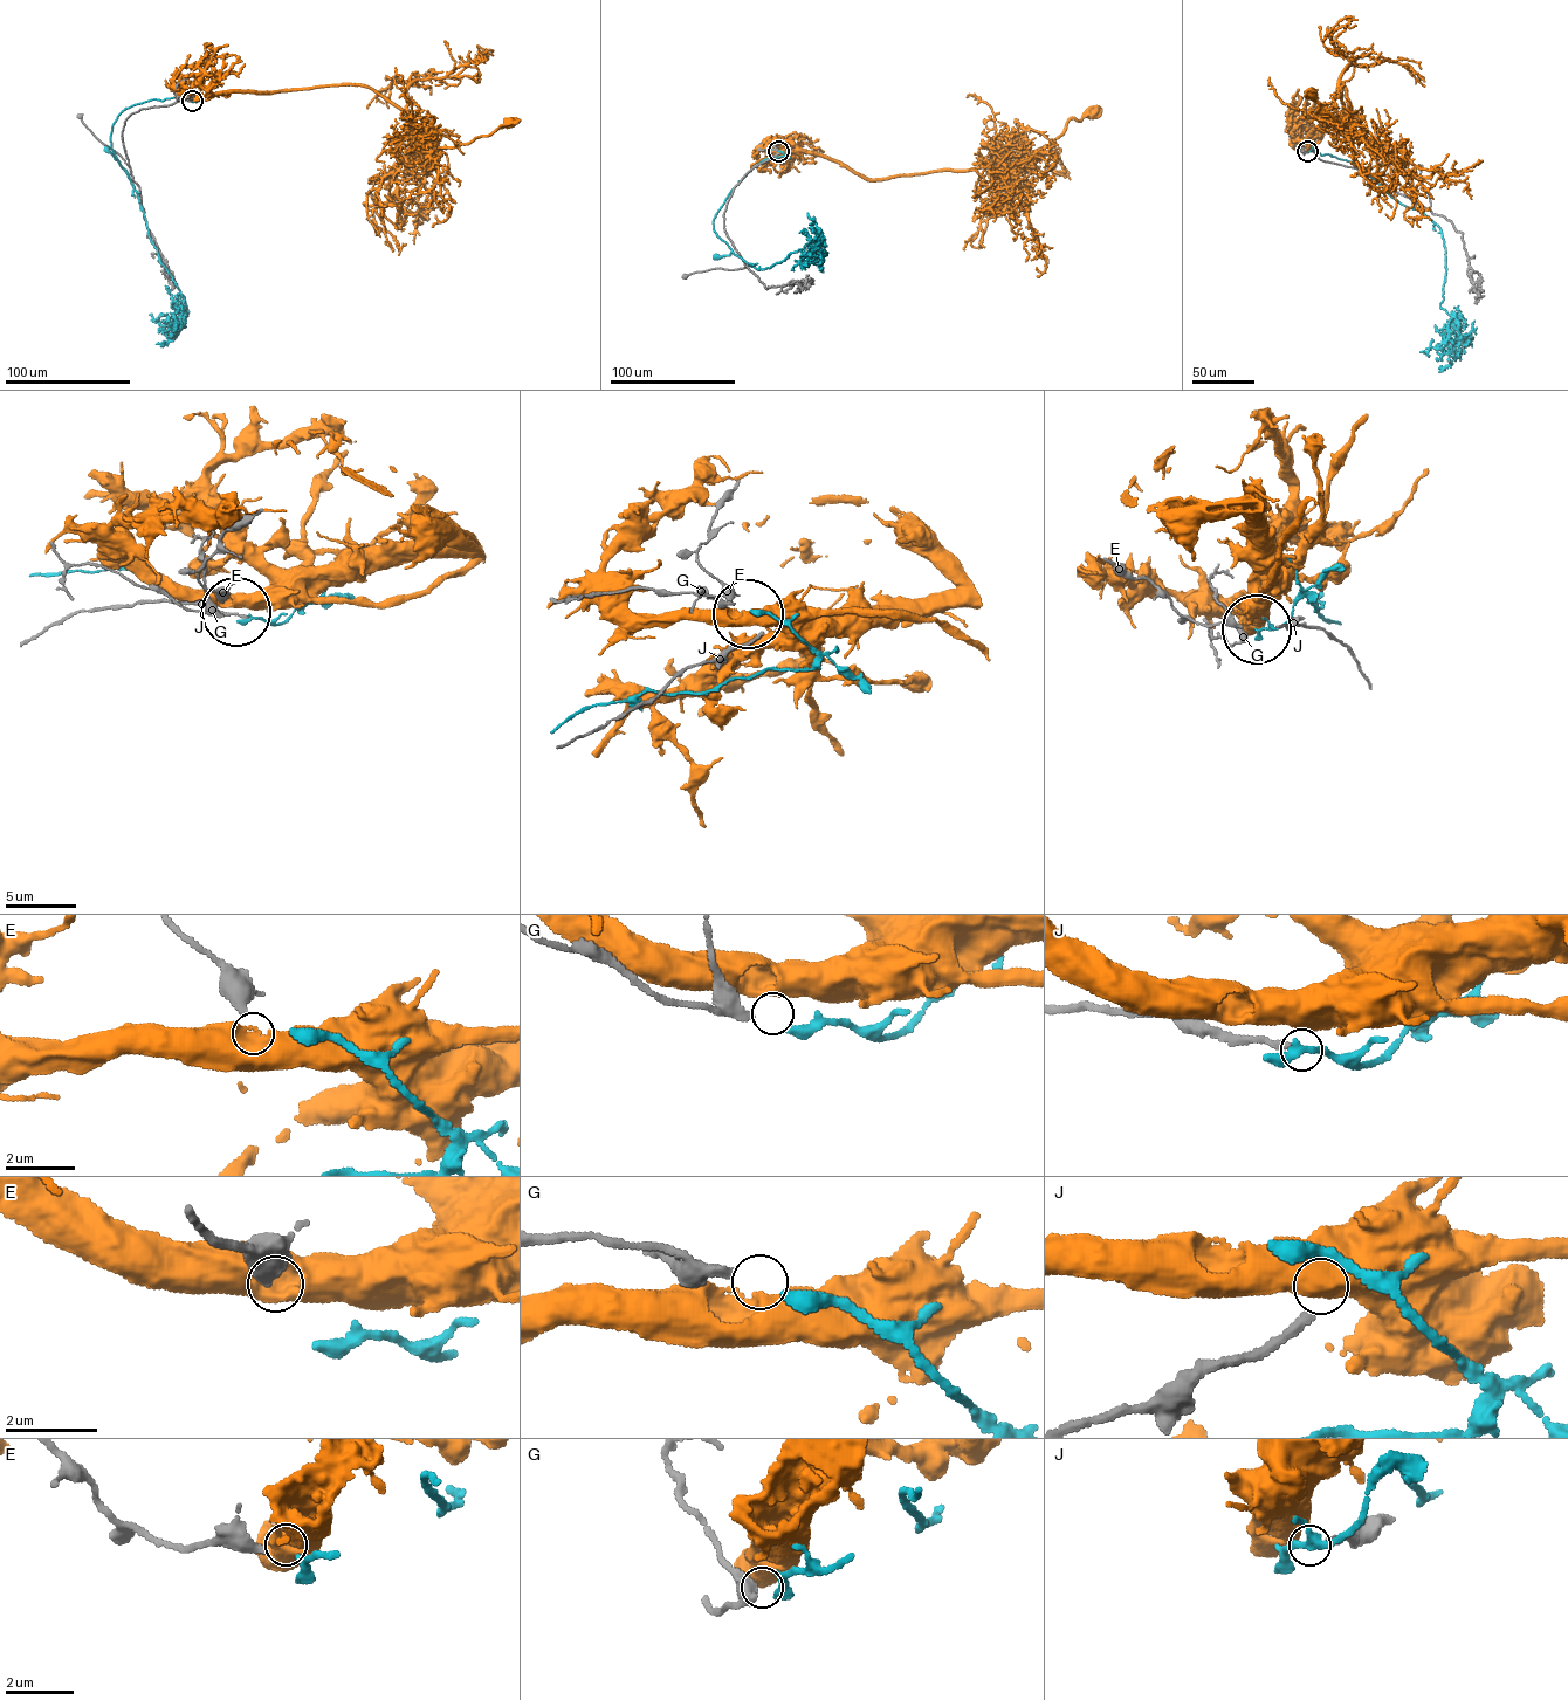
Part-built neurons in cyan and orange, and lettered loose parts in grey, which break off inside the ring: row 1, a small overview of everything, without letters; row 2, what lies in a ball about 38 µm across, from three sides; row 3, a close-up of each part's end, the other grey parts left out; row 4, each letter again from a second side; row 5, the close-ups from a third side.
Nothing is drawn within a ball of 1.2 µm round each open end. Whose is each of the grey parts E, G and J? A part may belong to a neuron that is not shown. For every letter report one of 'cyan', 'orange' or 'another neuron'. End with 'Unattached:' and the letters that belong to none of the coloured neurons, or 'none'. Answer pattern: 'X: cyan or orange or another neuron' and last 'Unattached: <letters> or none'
E: another neuron
G: cyan
J: another neuron
Unattached: E, J

